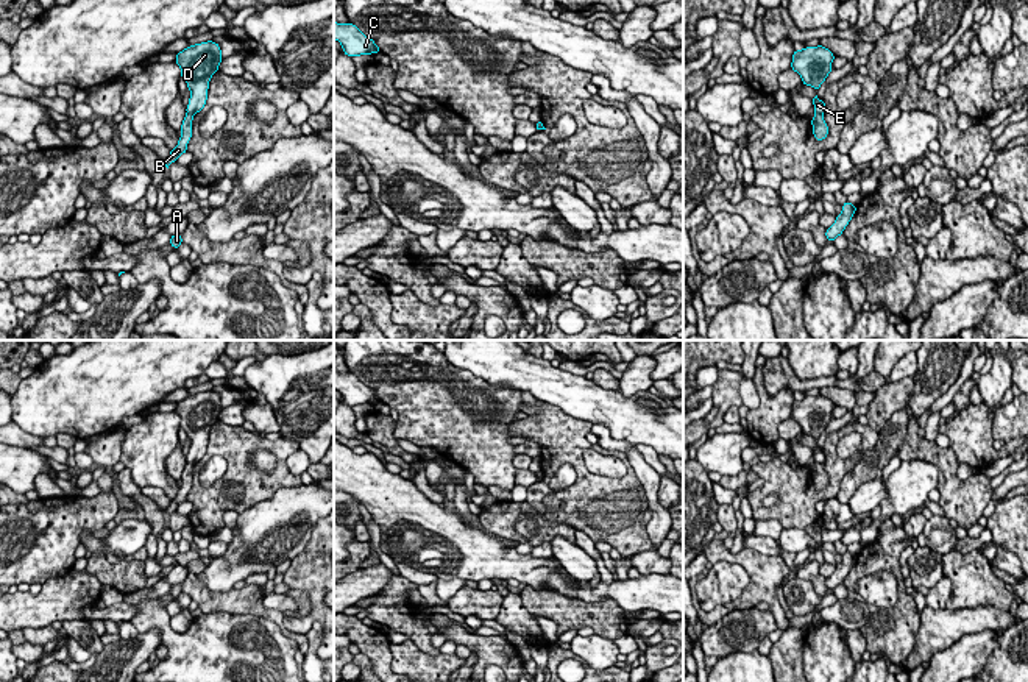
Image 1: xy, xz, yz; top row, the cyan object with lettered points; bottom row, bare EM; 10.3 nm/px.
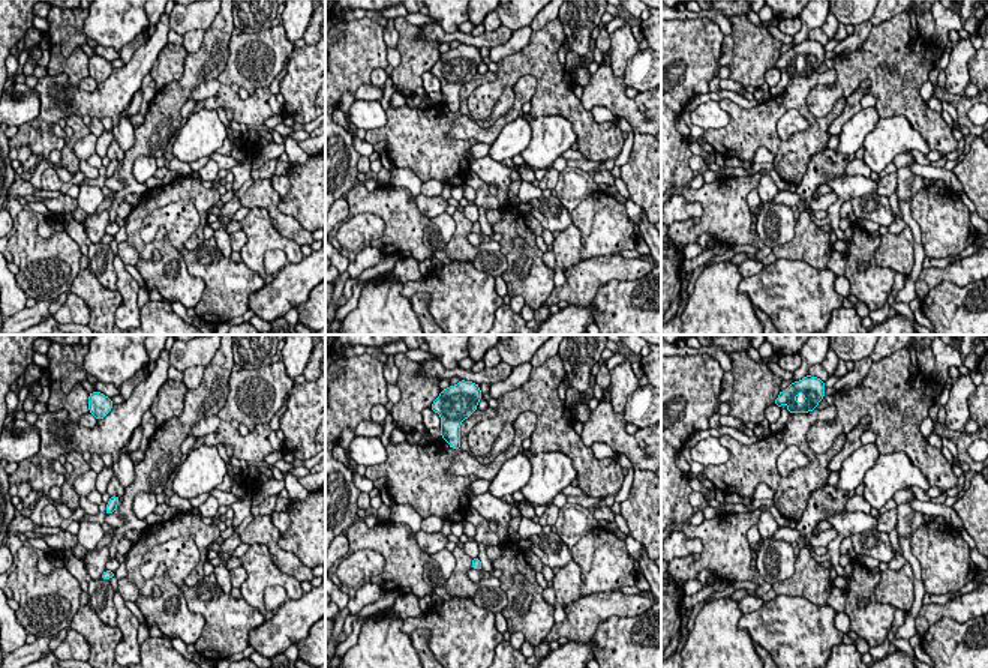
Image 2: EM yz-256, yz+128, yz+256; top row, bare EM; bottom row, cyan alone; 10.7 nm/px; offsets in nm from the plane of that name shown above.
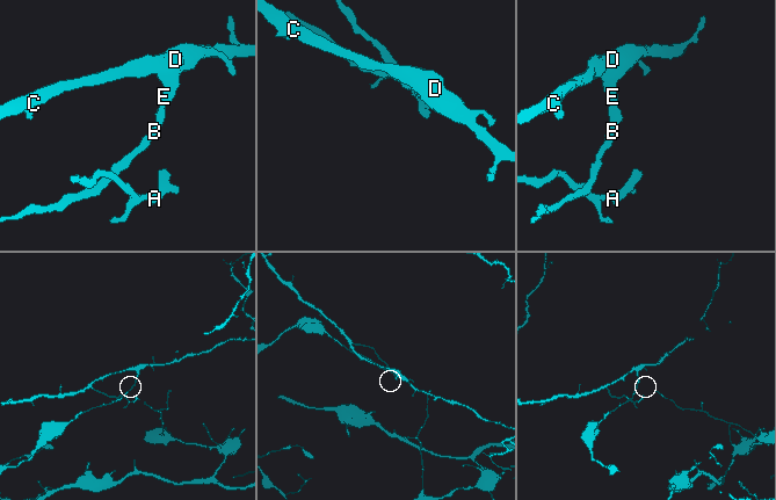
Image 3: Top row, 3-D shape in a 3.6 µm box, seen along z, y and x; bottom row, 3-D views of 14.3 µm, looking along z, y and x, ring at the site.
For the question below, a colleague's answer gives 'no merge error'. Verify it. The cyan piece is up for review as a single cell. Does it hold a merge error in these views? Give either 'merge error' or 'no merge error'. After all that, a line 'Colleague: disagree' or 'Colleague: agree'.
merge error
Colleague: disagree

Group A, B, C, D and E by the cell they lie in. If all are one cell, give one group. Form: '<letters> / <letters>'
A C D E / B

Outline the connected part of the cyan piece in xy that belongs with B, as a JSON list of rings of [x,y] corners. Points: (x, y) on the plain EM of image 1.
[[[186,464],[181,474],[181,487],[178,490],[178,495],[170,501],[170,506],[164,510],[167,518],[172,512],[178,510],[178,507],[183,503],[187,501],[187,493],[192,488],[192,470],[193,470],[193,464]]]

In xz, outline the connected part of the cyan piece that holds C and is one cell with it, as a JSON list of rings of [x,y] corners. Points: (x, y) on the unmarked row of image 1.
[[[334,371],[334,389],[343,396],[346,406],[360,406],[379,403],[379,396],[373,389],[365,385],[356,375]]]

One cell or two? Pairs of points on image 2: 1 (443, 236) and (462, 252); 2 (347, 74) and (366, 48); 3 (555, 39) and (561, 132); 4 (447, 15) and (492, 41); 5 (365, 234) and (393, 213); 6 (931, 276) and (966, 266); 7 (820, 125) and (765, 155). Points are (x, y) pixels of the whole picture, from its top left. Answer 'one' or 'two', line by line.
1: two
2: one
3: two
4: two
5: two
6: one
7: two

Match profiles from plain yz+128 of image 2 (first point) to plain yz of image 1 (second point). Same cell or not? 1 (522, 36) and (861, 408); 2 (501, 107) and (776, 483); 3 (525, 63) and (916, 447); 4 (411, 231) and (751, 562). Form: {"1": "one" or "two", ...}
{"1": "one", "2": "one", "3": "one", "4": "one"}

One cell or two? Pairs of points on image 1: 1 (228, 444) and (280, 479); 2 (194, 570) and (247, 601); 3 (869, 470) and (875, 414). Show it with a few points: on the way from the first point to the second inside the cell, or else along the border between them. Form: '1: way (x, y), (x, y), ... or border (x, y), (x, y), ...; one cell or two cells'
1: way (237, 458), (256, 479), (265, 479); one cell
2: way (197, 587), (211, 601), (230, 601); one cell
3: border (907, 408), (897, 409), (879, 433); two cells

